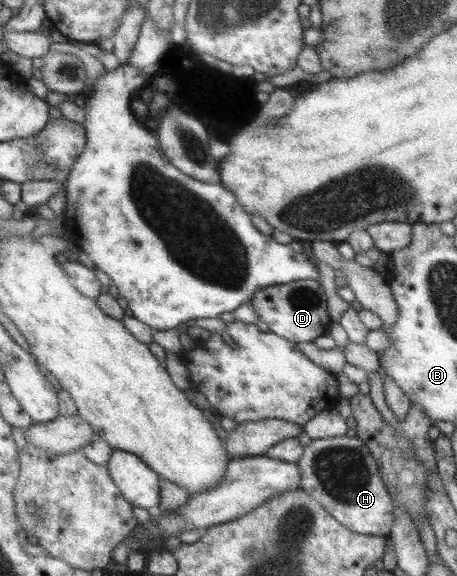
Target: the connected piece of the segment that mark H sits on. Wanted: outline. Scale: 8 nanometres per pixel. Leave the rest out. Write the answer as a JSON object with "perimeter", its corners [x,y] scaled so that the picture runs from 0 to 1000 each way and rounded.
{"perimeter":[[[737,757],[683,762],[648,800],[659,833],[654,849],[678,859],[751,915],[779,927],[847,931],[860,906],[860,875],[827,821],[827,807],[807,780],[781,759]]]}

